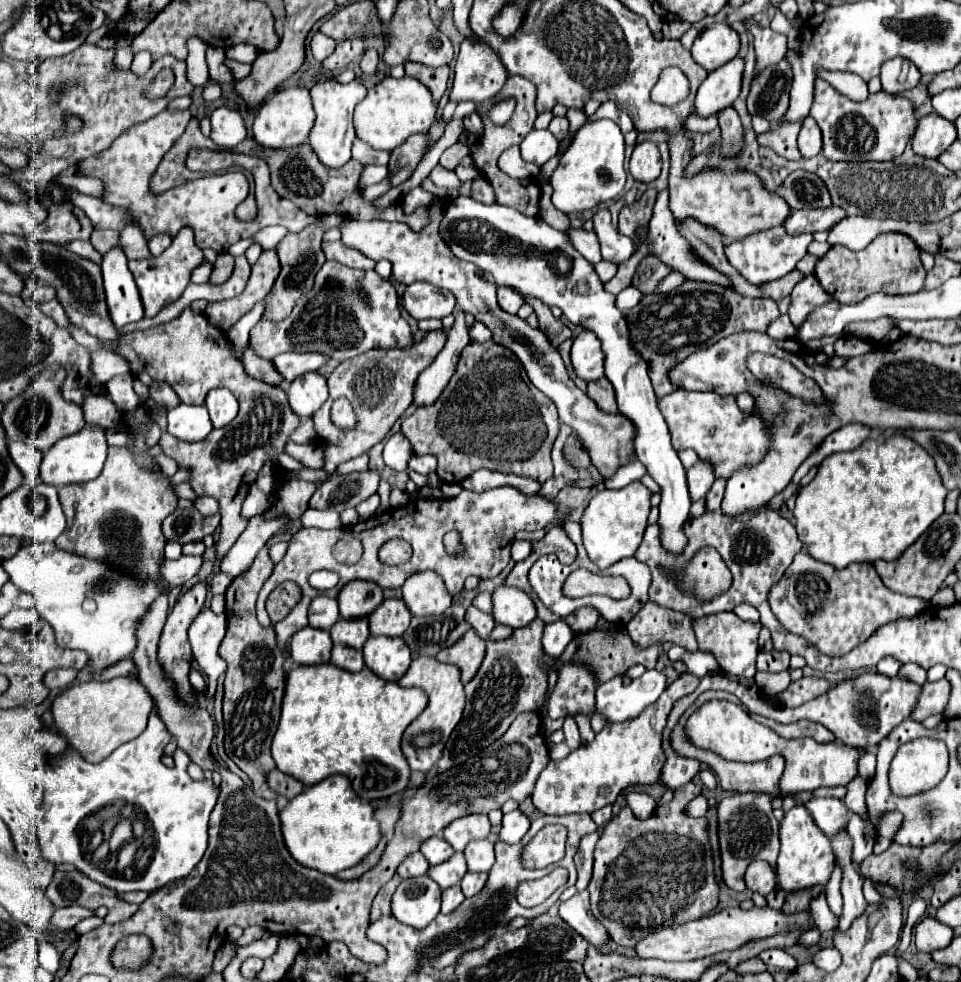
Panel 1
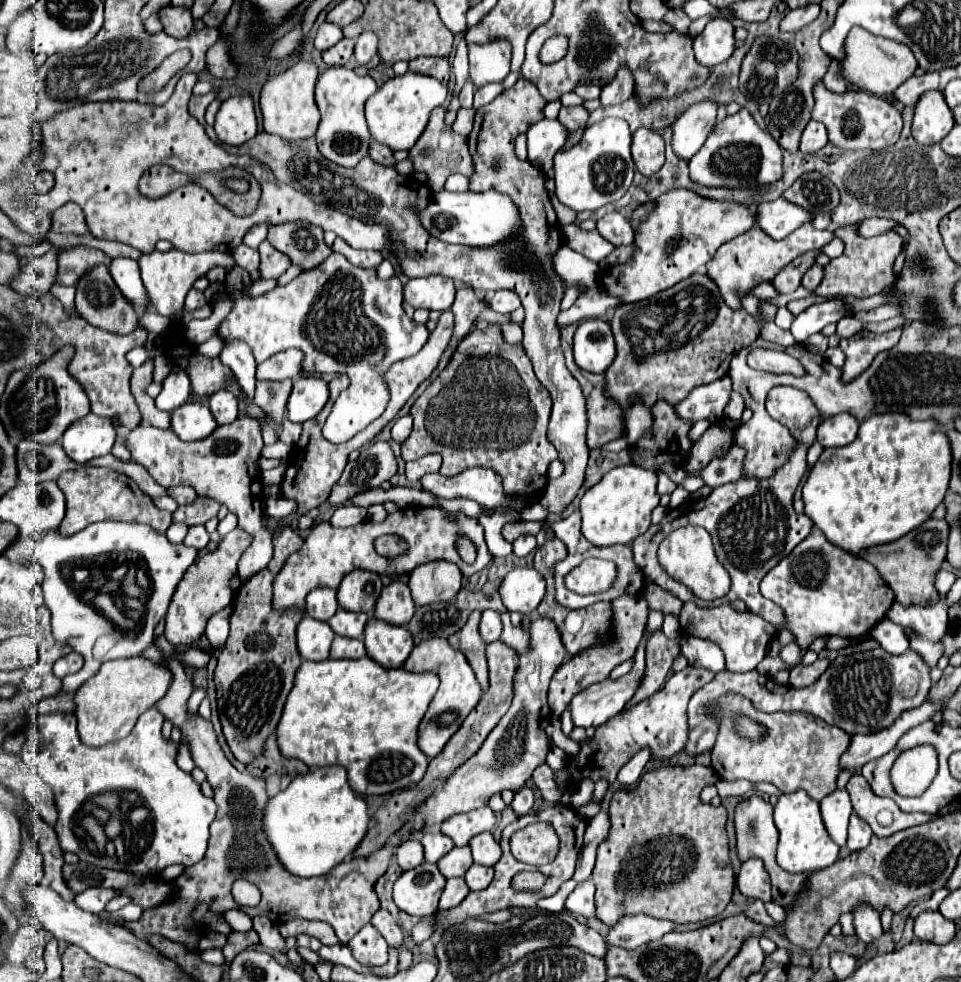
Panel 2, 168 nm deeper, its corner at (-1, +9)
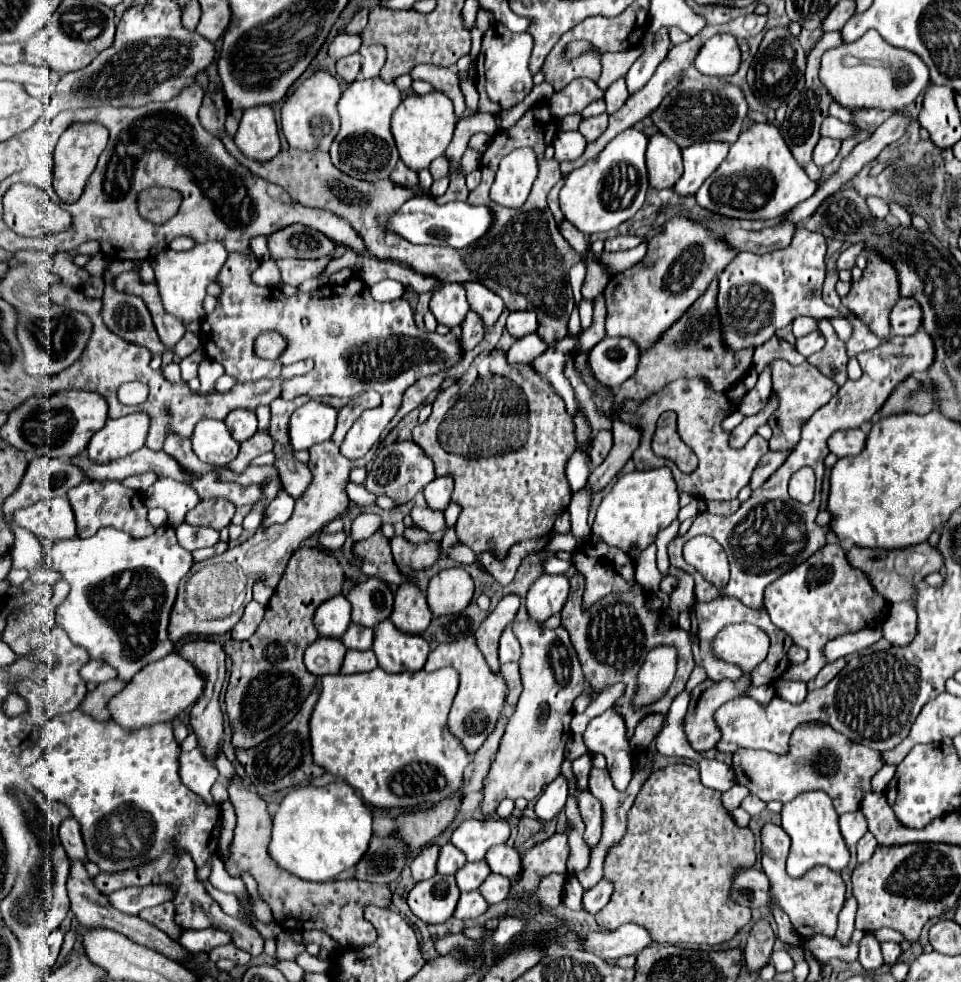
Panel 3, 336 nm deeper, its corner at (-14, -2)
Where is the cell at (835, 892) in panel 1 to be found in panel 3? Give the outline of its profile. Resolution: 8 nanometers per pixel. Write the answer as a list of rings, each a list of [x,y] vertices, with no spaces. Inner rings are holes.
[[[860,810],[842,814],[842,816],[840,816],[840,832],[842,832],[846,844],[848,844],[848,846],[854,846],[854,844],[868,832],[864,814],[862,814]]]

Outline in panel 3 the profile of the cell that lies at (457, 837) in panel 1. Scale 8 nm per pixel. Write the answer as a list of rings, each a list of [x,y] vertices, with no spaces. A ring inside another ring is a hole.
[[[500,818],[466,820],[454,830],[452,844],[466,854],[468,862],[476,862],[484,858],[490,846],[504,844],[508,838],[510,838],[510,826],[506,820]]]

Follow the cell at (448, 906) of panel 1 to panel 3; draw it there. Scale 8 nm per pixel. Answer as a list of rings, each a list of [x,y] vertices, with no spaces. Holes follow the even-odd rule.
[[[478,890],[462,892],[460,900],[458,900],[458,906],[456,906],[456,912],[454,912],[454,918],[458,918],[458,920],[478,918],[486,910],[488,910],[488,904],[486,904],[486,900],[482,898],[482,894]]]

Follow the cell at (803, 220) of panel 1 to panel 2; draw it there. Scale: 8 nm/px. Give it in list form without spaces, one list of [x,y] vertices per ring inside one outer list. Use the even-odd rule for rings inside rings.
[[[779,197],[769,203],[759,203],[755,211],[757,227],[761,227],[771,239],[783,239],[795,231],[795,227],[811,221],[813,217],[807,211],[801,211],[787,199]]]

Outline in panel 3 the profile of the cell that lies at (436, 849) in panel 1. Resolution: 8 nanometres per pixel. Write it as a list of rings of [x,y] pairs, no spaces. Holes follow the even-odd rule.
[[[444,844],[440,848],[440,858],[438,858],[440,874],[456,874],[456,870],[460,870],[464,864],[466,864],[466,856],[456,846]]]

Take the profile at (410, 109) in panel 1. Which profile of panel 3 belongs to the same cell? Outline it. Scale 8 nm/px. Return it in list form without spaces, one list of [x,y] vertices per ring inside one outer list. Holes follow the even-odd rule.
[[[428,92],[426,96],[406,96],[392,114],[392,136],[396,140],[400,160],[412,170],[428,168],[428,164],[434,158],[442,156],[446,146],[450,144],[454,124],[456,116],[452,100],[442,92]]]

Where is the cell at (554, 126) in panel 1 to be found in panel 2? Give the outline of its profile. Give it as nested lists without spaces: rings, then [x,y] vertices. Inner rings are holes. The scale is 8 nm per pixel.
[[[561,107],[559,121],[567,127],[567,131],[577,131],[579,127],[585,127],[589,119],[589,111],[585,107]]]

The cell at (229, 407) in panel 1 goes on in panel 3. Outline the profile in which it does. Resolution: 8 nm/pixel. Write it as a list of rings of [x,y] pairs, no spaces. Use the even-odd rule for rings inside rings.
[[[246,408],[232,410],[232,412],[226,416],[224,422],[226,422],[232,438],[238,440],[238,442],[248,440],[248,438],[256,432],[256,414],[254,414],[252,410],[246,410]]]

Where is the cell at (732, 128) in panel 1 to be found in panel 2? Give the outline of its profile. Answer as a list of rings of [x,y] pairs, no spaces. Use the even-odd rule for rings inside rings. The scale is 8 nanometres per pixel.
[[[747,109],[735,115],[727,115],[715,125],[713,133],[705,141],[699,153],[689,161],[691,181],[703,187],[725,187],[725,189],[753,189],[761,185],[773,185],[783,175],[781,147],[777,141],[763,131]]]

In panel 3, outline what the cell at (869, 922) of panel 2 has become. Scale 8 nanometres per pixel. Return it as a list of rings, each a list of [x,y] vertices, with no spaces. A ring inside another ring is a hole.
[[[882,942],[882,954],[884,954],[886,964],[894,964],[898,960],[898,956],[902,954],[902,948],[896,942]]]

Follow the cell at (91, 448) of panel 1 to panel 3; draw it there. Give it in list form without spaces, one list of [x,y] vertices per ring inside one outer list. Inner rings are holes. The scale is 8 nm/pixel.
[[[142,412],[122,416],[118,420],[108,420],[102,430],[98,430],[88,442],[86,454],[94,464],[106,464],[130,456],[144,446],[148,432],[148,416]]]

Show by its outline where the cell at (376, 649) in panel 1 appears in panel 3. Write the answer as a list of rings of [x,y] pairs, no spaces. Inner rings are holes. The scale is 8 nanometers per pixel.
[[[390,620],[380,622],[372,646],[378,666],[386,672],[418,672],[428,658],[428,642],[416,634],[400,632]]]

